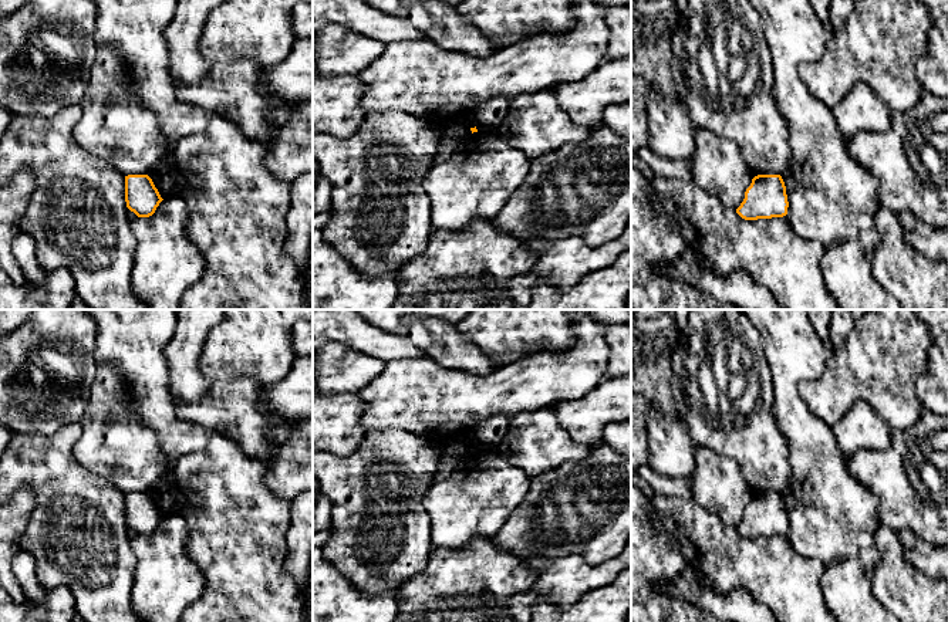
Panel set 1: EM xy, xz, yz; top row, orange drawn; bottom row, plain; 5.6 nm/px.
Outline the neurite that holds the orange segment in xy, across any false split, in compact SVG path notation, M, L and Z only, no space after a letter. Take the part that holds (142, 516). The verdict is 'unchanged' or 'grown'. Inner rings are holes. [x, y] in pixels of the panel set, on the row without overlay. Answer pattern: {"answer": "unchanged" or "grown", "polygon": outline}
{"answer": "unchanged", "polygon": "M148 493L125 494L126 525L138 535L149 535L163 517Z"}

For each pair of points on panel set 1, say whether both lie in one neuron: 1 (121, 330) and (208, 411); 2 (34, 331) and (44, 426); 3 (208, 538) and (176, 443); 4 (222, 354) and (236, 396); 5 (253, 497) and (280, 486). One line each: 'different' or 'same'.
1: different
2: same
3: different
4: different
5: different

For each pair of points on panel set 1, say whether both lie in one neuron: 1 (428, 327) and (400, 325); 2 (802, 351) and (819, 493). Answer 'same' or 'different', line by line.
1: different
2: same

